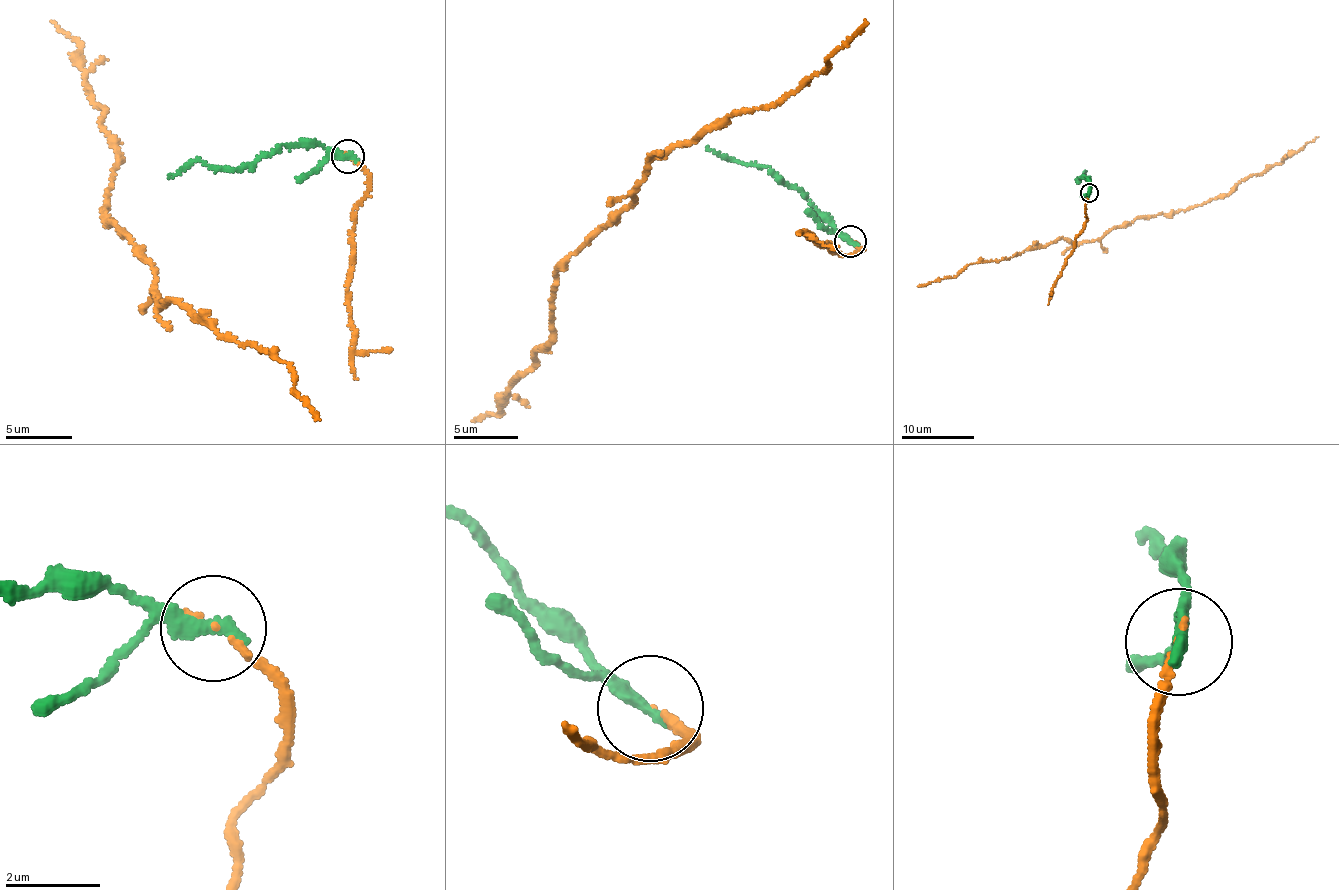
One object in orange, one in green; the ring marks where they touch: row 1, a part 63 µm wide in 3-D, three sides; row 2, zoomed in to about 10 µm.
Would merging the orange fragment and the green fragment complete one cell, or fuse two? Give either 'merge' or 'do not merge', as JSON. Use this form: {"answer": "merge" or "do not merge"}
{"answer": "do not merge"}

